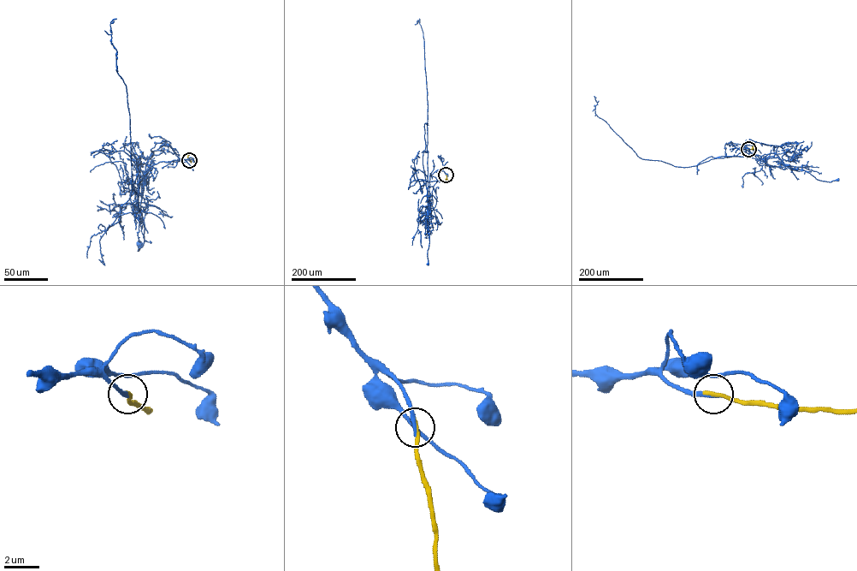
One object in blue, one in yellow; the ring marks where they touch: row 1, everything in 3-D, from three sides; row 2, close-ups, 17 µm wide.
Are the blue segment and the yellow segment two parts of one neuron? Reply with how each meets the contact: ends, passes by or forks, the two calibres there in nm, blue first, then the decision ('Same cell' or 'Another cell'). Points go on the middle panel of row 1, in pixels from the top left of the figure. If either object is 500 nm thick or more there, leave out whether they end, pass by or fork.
At the ring blue ends. At the ring yellow ends. Thickness 240 nm (blue) against 260 nm. Same cell

